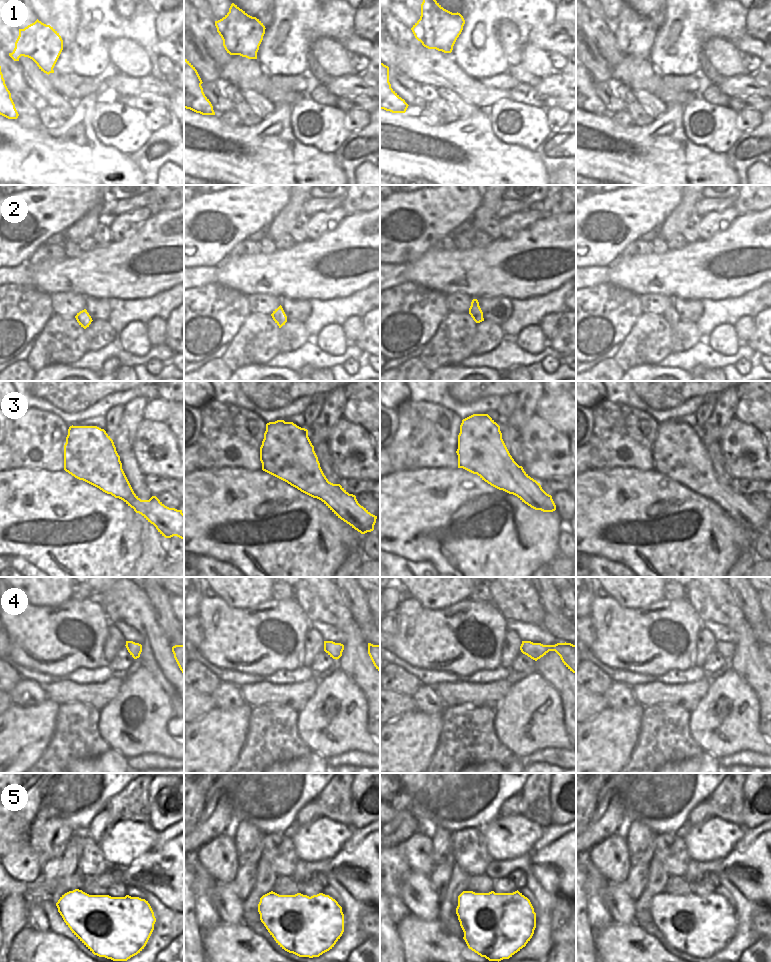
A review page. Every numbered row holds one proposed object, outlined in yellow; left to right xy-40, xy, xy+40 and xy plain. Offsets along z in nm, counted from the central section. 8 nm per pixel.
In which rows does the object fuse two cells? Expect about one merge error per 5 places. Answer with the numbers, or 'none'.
none

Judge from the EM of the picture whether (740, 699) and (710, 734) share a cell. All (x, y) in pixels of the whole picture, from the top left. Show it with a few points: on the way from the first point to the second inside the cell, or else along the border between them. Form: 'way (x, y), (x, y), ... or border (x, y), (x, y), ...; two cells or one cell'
way (734, 709), (721, 724), (715, 724); one cell

